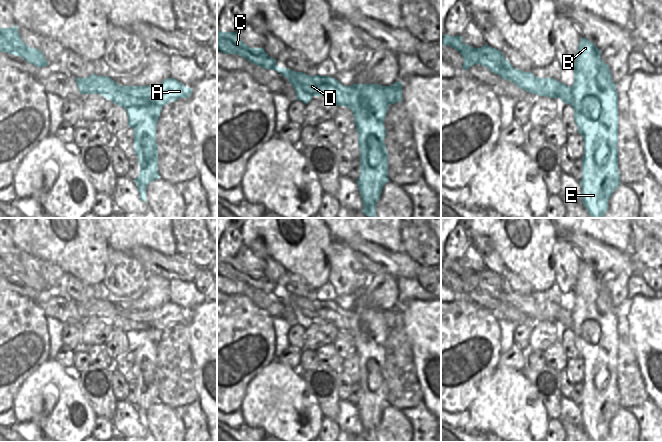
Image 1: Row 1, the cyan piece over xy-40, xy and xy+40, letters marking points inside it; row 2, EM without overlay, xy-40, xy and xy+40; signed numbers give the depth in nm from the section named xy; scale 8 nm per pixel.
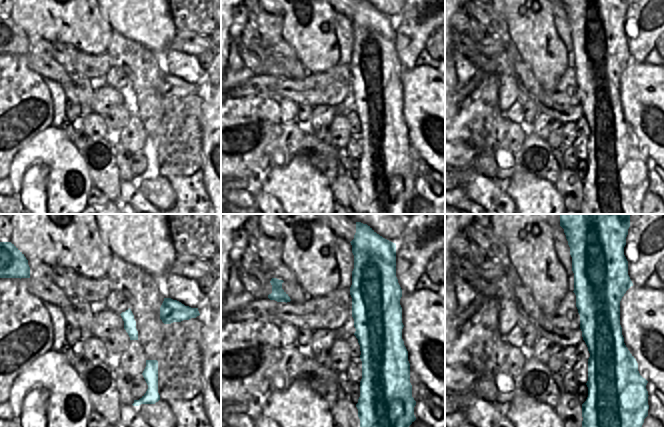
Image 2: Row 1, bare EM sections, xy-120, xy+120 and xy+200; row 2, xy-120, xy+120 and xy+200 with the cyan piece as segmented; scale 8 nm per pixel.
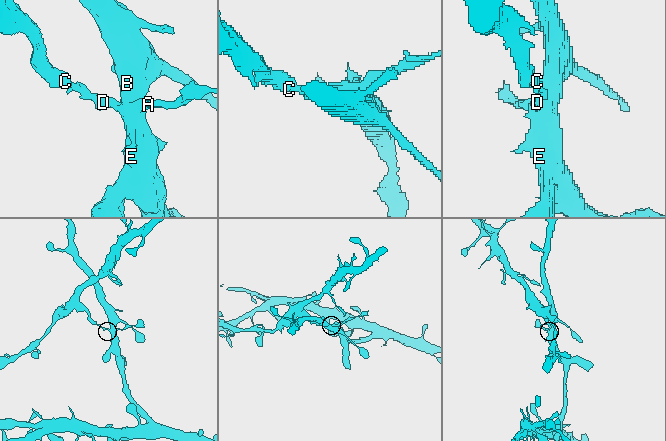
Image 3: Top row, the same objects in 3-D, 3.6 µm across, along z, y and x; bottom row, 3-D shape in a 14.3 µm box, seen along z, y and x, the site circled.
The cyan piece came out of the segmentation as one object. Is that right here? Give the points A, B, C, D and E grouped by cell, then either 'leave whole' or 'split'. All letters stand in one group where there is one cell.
A C D / B E | split

